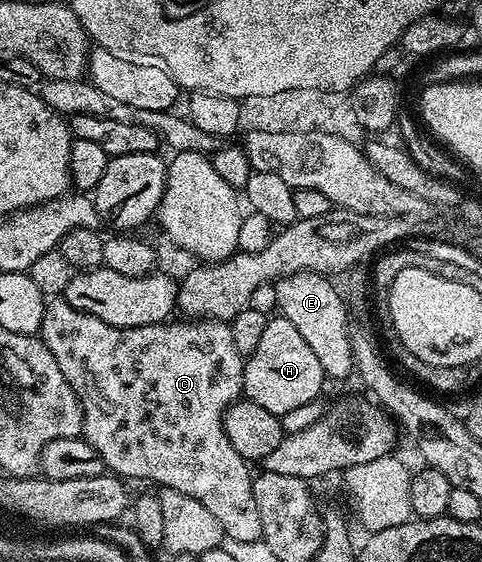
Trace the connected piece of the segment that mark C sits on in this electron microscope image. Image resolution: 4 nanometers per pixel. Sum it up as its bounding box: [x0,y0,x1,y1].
[37,298,263,542]

